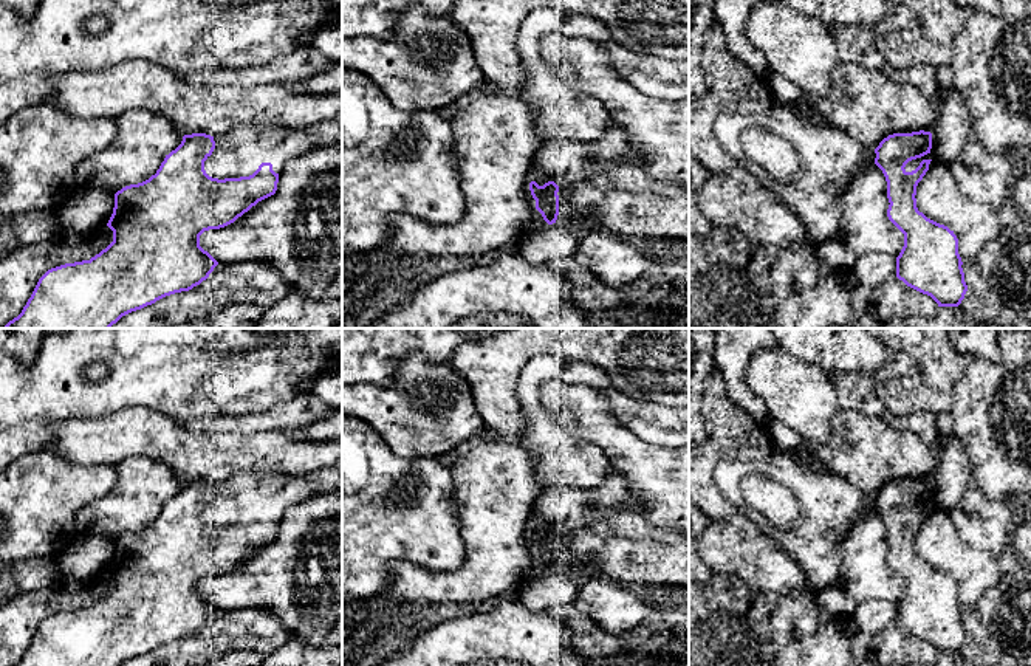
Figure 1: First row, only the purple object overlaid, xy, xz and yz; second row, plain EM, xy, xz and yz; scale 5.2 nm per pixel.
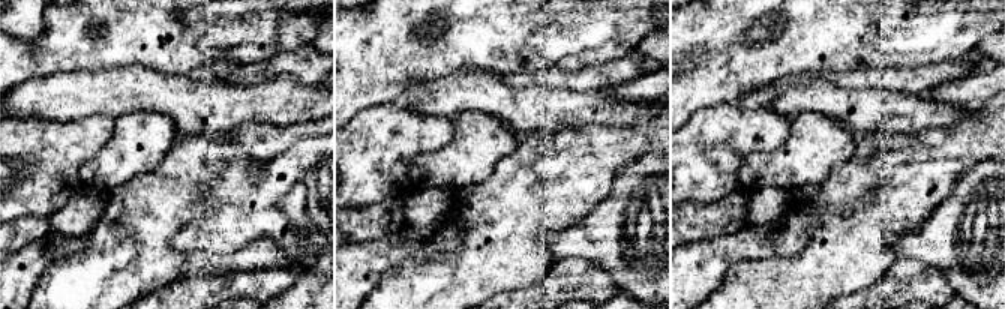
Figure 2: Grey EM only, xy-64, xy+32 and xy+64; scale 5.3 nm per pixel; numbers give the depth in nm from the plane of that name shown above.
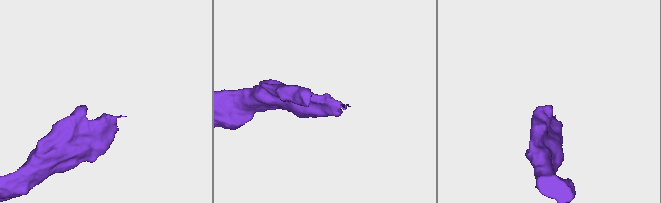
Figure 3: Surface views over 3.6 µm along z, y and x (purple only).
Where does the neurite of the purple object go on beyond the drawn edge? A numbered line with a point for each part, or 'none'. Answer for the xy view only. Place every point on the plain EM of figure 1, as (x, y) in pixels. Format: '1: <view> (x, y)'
1: xy (246, 493)

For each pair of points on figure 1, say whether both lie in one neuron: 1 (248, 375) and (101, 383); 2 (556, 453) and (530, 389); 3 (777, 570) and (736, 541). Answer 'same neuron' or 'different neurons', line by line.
1: same neuron
2: same neuron
3: same neuron

